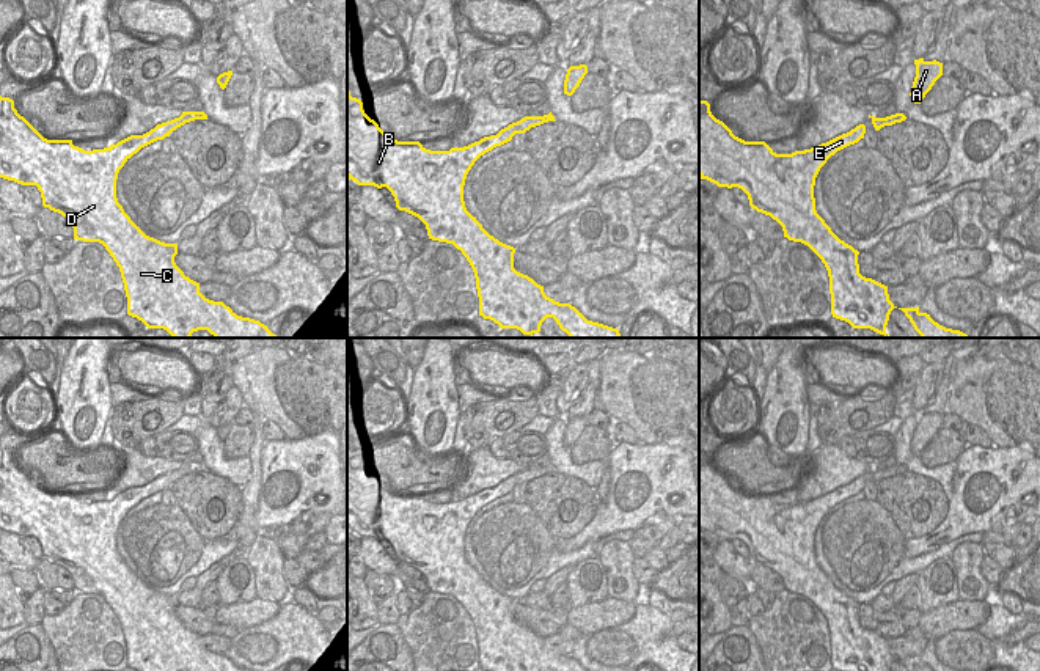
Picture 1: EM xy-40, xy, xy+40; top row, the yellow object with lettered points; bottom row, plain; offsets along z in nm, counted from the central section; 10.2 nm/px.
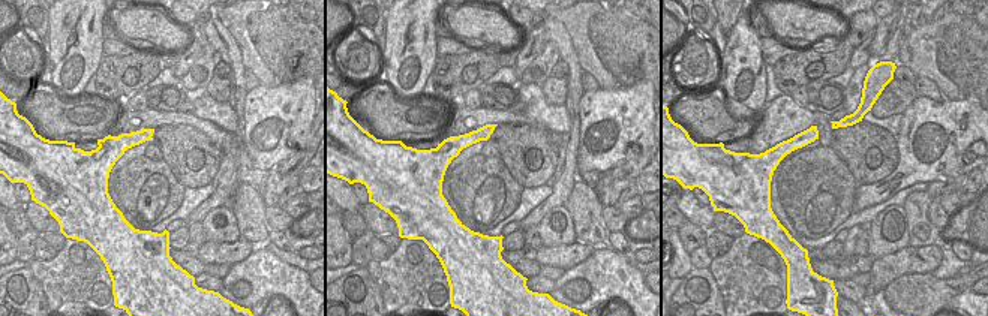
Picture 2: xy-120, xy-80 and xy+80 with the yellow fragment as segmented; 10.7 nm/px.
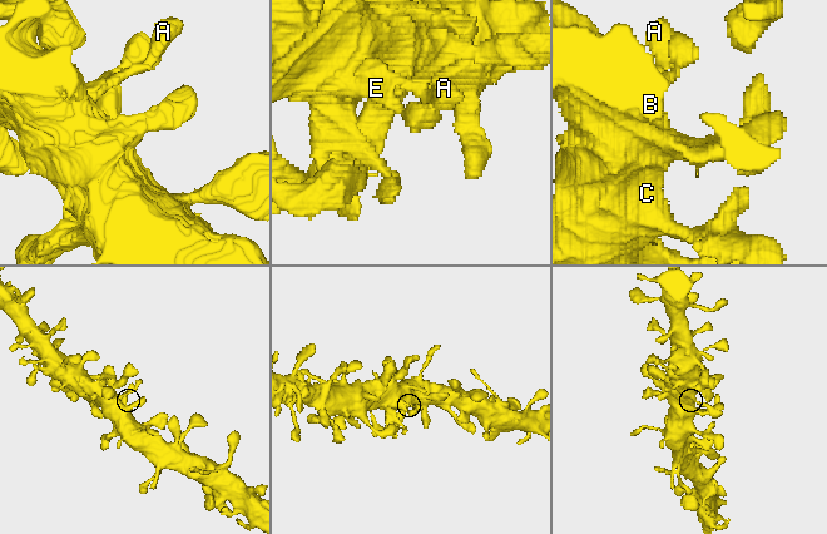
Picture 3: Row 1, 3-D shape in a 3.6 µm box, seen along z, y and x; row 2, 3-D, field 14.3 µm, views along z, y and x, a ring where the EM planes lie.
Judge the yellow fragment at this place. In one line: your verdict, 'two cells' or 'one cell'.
one cell

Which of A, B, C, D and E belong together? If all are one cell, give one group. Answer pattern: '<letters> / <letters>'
A B C D E

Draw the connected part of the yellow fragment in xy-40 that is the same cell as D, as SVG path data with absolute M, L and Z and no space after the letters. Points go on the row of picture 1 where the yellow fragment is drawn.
M0 96L0 178L22 185L36 185L42 206L66 217L74 239L99 242L119 267L127 297L127 314L148 328L163 328L173 338L190 338L207 330L215 338L276 338L259 321L237 316L223 302L206 299L200 283L176 266L178 244L165 244L146 236L124 212L116 198L116 179L124 163L141 148L170 137L173 130L195 119L207 119L204 112L182 112L179 118L157 124L143 135L130 135L104 149L85 151L72 140L47 140L14 108L14 101Z

